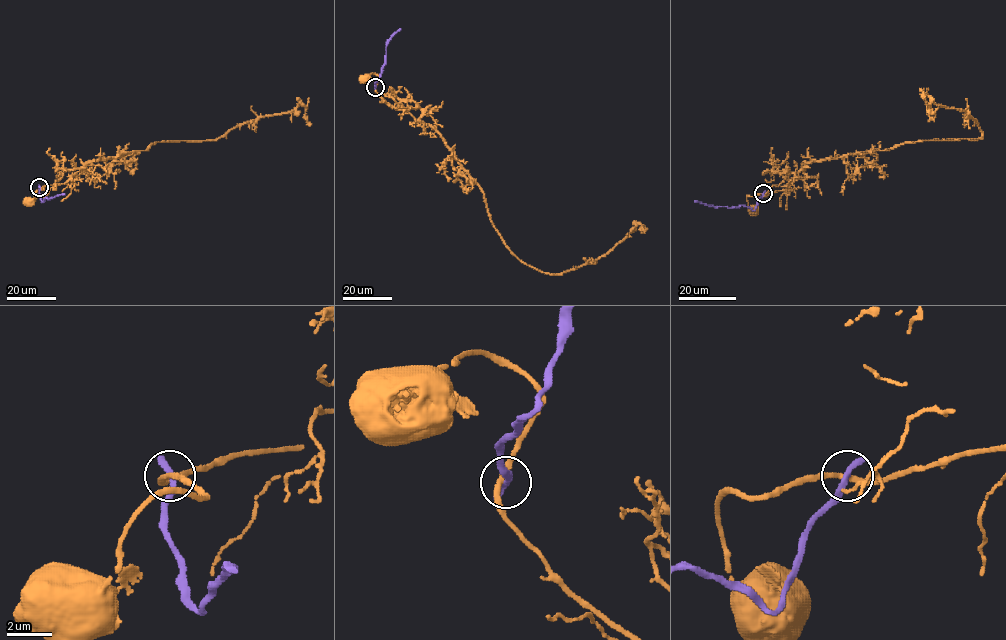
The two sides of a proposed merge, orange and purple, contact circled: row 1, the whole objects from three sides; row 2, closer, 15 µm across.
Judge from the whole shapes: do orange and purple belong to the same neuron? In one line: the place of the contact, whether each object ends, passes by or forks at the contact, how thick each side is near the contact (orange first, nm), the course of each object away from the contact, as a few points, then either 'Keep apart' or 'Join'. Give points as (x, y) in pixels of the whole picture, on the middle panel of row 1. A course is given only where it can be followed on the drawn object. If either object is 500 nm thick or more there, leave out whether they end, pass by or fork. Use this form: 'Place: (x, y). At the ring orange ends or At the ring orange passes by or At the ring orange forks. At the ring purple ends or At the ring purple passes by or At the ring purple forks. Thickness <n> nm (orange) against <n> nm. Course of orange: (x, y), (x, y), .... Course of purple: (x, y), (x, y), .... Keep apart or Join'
Place: (375, 87). At the ring orange passes by. At the ring purple ends. Thickness 240 nm (orange) against 380 nm. Course of orange: (376, 87), (379, 77), (373, 73), (363, 78). Course of purple: (376, 87), (385, 62), (387, 42), (401, 29). Keep apart

